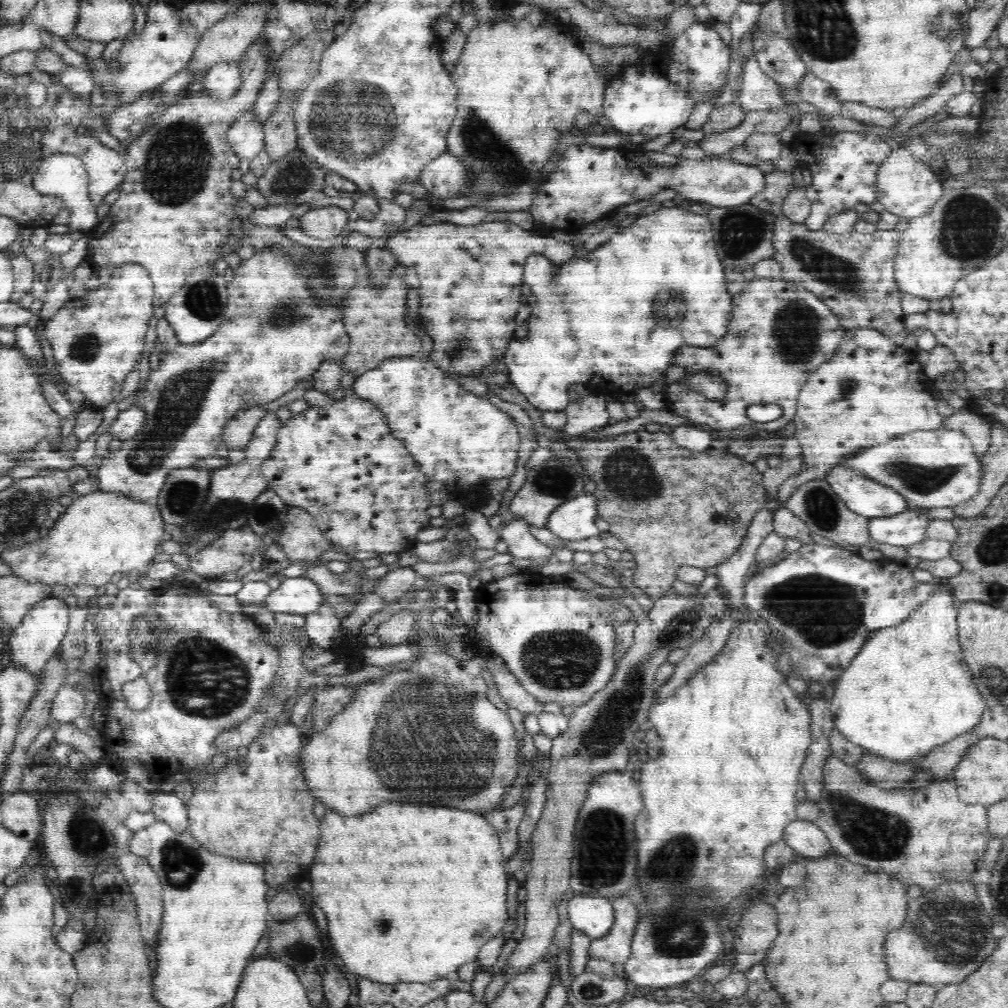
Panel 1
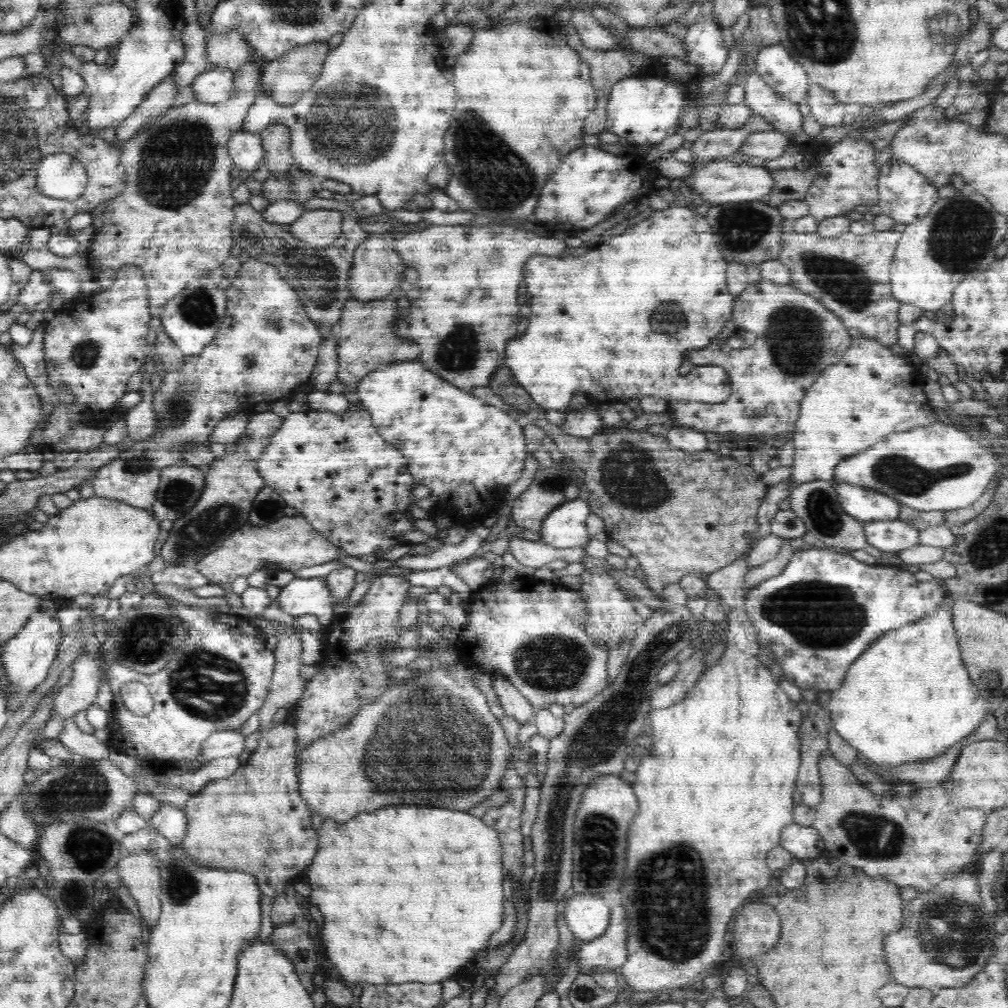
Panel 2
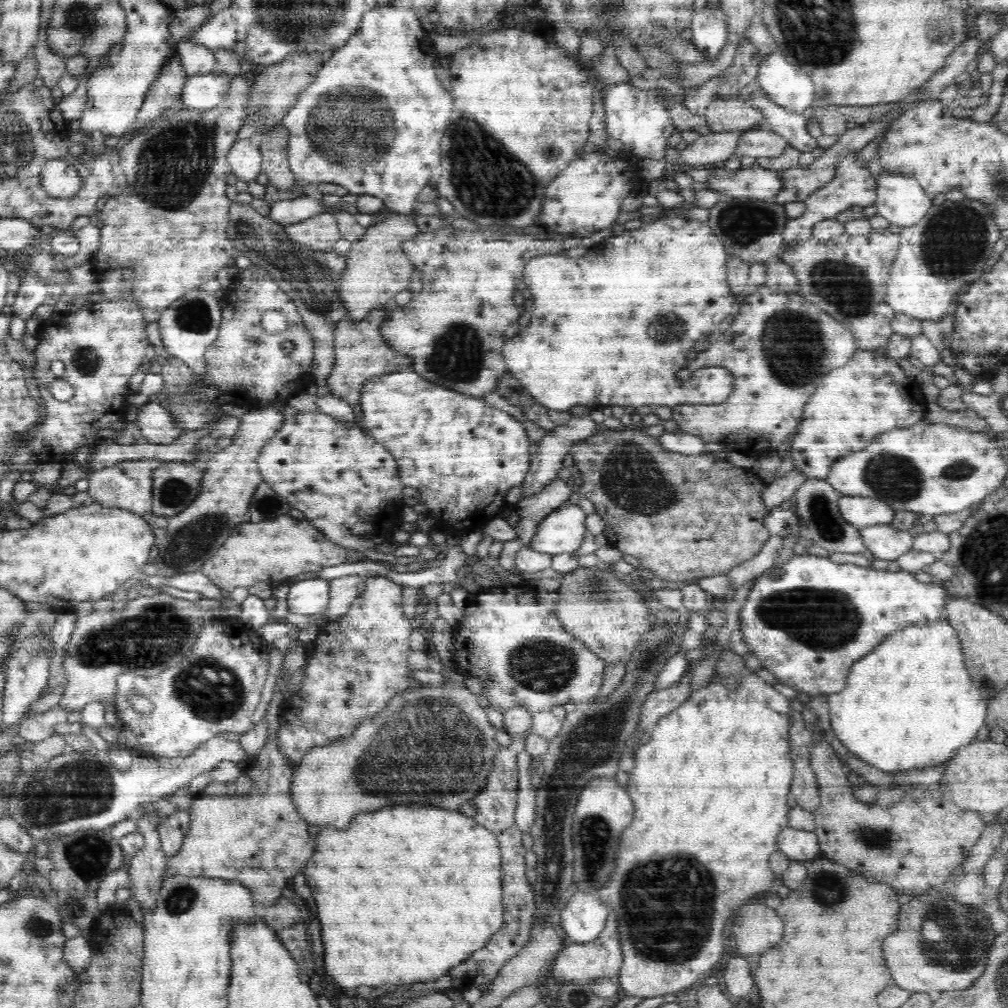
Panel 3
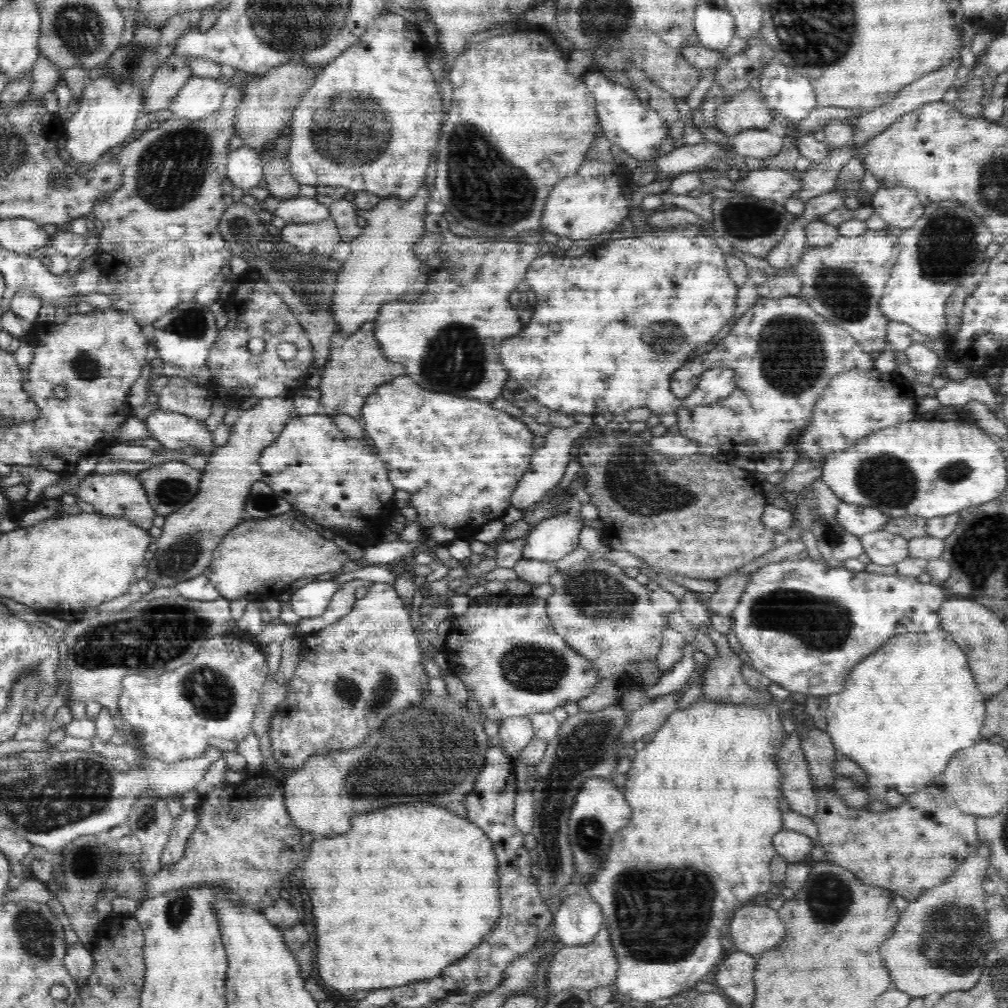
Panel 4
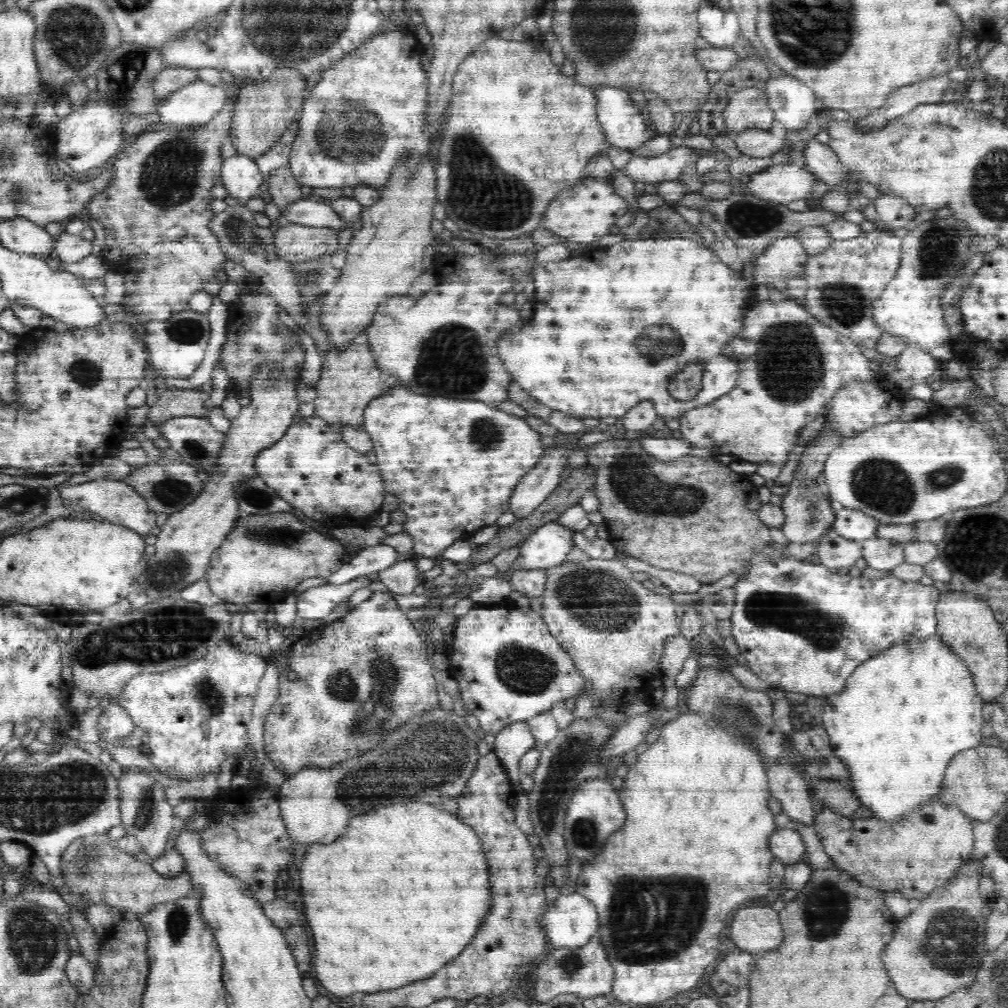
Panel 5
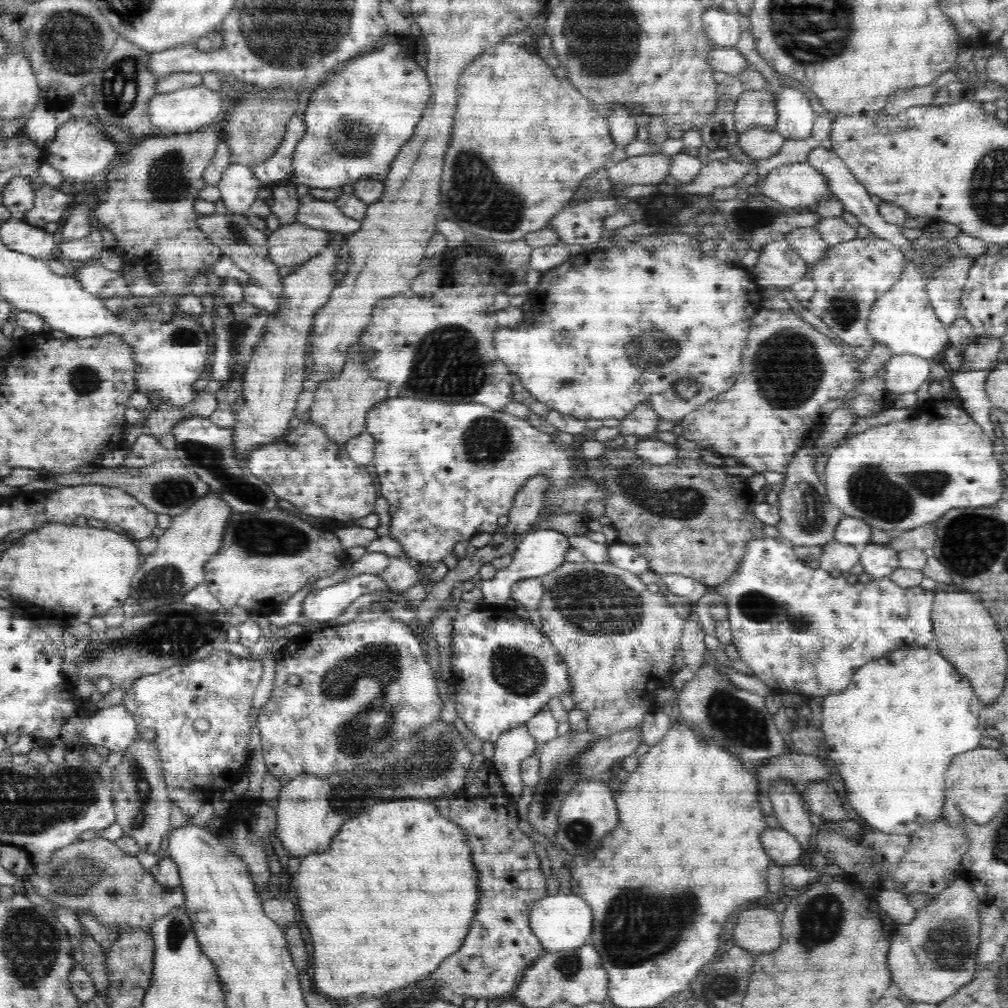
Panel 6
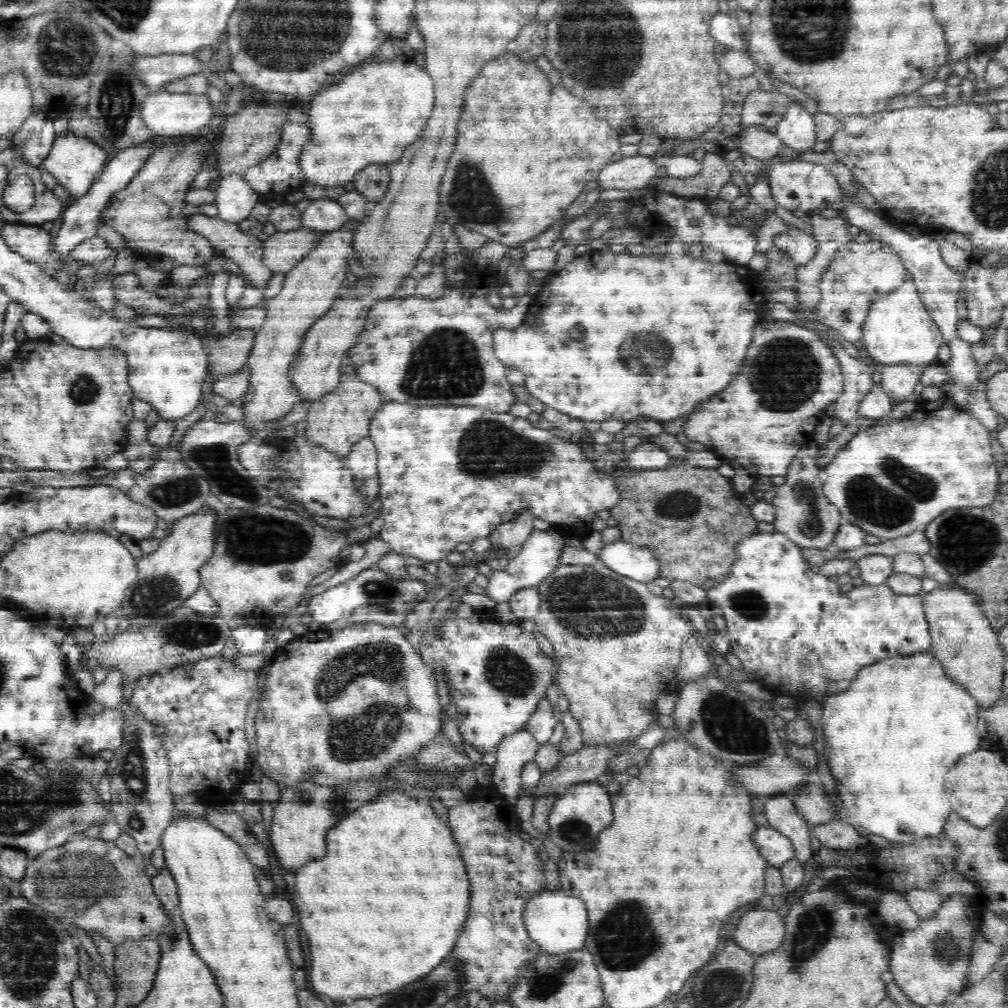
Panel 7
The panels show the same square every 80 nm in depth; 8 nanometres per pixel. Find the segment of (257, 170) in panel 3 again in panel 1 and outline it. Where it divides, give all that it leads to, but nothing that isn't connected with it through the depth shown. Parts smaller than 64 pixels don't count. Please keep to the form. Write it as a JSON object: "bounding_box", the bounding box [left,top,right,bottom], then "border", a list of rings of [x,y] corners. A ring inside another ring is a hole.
{"bounding_box":[227,106,264,163],"border":[[[253,106],[242,112],[229,128],[227,142],[239,159],[249,163],[263,150],[264,131],[262,122],[258,122]]]}

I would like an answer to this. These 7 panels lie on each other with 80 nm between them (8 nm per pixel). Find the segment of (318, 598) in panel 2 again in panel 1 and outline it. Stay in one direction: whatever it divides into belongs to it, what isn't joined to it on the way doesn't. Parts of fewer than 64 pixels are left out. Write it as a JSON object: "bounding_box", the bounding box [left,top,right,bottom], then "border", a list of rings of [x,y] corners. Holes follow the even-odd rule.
{"bounding_box":[265,577,325,615],"border":[[[308,577],[284,578],[280,586],[266,596],[265,605],[274,612],[309,615],[322,606],[325,596]]]}

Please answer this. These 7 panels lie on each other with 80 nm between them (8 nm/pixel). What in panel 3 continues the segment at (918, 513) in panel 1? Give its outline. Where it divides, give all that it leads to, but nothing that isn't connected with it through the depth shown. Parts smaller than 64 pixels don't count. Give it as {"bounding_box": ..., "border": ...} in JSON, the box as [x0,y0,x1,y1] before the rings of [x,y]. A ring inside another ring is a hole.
{"bounding_box":[860,524,913,560],"border":[[[874,524],[860,530],[865,547],[878,560],[896,560],[911,550],[913,538],[909,532],[898,530],[889,524]]]}

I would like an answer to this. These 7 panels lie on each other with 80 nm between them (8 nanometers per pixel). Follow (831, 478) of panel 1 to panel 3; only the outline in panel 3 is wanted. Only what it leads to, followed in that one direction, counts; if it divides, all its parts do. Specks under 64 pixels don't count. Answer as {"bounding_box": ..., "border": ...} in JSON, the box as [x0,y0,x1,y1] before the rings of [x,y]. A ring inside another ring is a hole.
{"bounding_box":[839,496,896,530],"border":[[[841,496],[839,511],[842,518],[862,530],[874,524],[889,524],[896,514],[885,500],[874,500],[864,496]]]}

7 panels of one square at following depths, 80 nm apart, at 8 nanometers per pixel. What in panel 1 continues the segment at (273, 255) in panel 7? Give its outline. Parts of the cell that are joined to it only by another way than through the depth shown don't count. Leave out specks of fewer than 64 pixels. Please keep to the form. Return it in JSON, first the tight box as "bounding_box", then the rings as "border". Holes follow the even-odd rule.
{"bounding_box":[299,206,349,240],"border":[[[336,206],[310,209],[304,216],[300,216],[299,228],[306,235],[329,240],[345,233],[346,224],[349,224],[348,214]]]}

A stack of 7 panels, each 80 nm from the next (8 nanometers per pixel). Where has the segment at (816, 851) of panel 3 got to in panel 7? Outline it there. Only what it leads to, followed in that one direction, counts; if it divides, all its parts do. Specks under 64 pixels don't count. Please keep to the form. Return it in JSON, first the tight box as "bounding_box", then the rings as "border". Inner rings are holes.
{"bounding_box":[751,827,795,868],"border":[[[758,827],[751,840],[766,859],[768,866],[780,868],[785,862],[795,857],[792,841],[773,828]]]}

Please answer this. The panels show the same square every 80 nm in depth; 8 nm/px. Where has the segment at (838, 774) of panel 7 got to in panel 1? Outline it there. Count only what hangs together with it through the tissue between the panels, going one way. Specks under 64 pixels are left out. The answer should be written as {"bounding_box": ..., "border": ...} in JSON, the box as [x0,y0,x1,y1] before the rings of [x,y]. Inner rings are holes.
{"bounding_box":[830,580,989,762],"border":[[[937,580],[934,594],[916,612],[896,626],[880,628],[871,634],[861,652],[835,683],[830,699],[833,724],[850,742],[866,750],[866,754],[898,762],[909,761],[926,756],[937,746],[948,743],[980,723],[989,704],[978,691],[972,672],[964,661],[957,629],[958,604],[948,585]]]}

